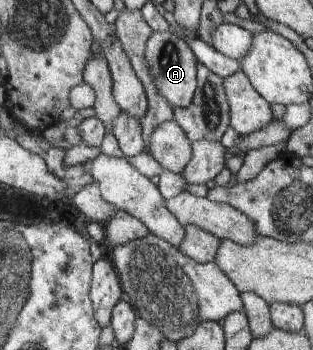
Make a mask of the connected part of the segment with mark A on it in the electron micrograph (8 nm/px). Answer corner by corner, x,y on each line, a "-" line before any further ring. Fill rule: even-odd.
155,31
147,40
145,59
147,65
149,65
149,73
155,81
155,87
159,89
161,97
173,109
175,107
187,107
191,103
196,90
196,67
198,62
187,42
173,32

